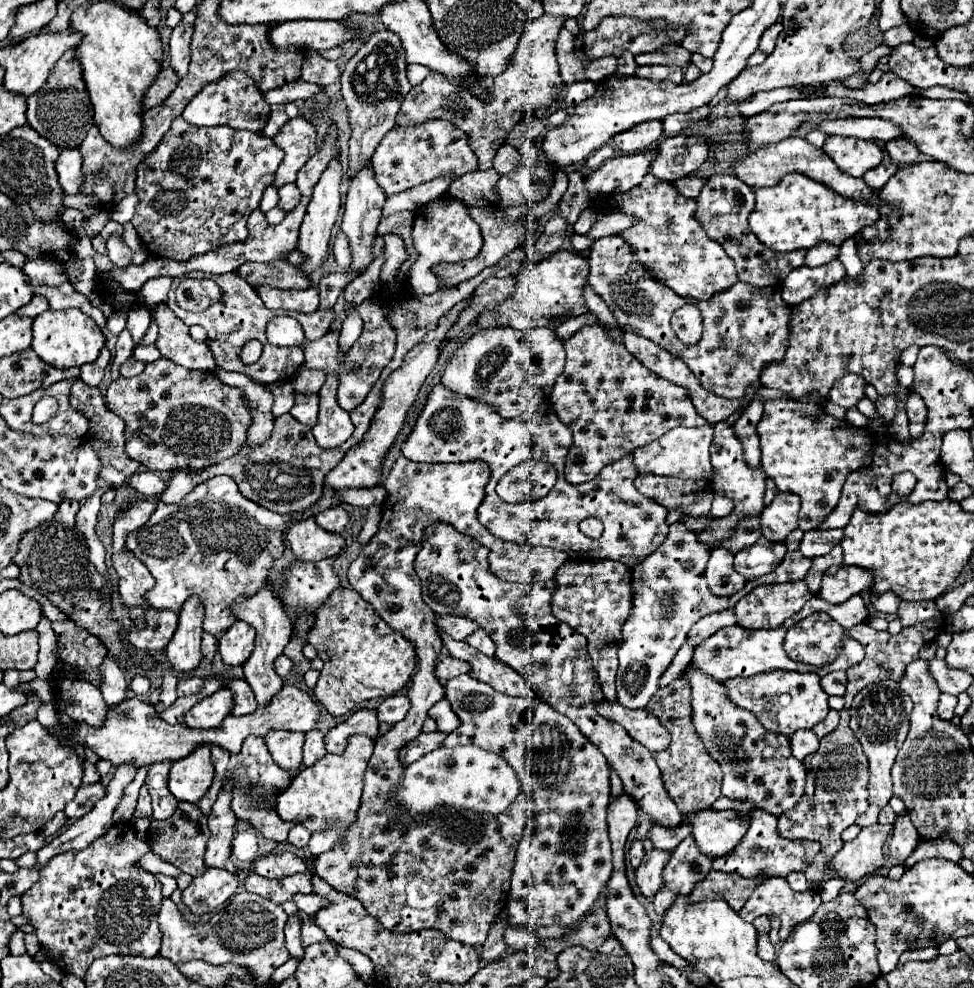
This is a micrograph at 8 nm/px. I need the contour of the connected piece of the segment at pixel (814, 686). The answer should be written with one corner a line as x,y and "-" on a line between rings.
770,670
750,678
730,678
724,686
736,706
750,710
766,730
784,736
792,736
800,728
814,728
814,724
822,722
830,710
828,694
822,690
818,674

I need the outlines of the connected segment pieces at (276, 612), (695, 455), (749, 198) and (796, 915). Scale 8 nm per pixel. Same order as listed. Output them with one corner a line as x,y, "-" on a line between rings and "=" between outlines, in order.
264,586
260,588
256,594
252,596
242,596
242,600
234,600
234,604
230,606
230,612
234,612
234,616
238,620
248,622
250,626
256,628
255,646
251,656
243,664
244,677
250,684
252,690
256,694
256,700
260,706
268,706
268,702
272,700
272,696
282,688
282,680
280,676
274,672
272,662
282,654
284,646
290,640
292,634
292,620
286,614
286,608
280,600
280,596
274,592
274,588
=
678,426
668,430
664,436
658,440
650,442
648,446
638,448
632,454
634,466
638,474
656,474
656,476
682,476
682,478
704,478
710,480
714,470
710,464
710,444
712,444
712,426
696,426
696,428
686,428
=
728,174
710,176
708,184
702,188
696,202
698,202
696,218
704,226
706,234
712,240
720,242
720,246
726,250
726,254
734,260
740,282
746,282
756,288
776,286
776,284
782,284
782,280
790,274
792,268
802,266
806,252
788,252
788,254
770,252
770,248
766,248
754,236
754,232
750,232
748,216
754,210
754,190
750,190
736,176
728,176
=
770,878
752,892
748,902
740,910
740,918
752,922
762,914
778,916
782,920
780,938
786,940
794,926
806,922
816,912
820,902
820,894
814,890
792,892
786,880

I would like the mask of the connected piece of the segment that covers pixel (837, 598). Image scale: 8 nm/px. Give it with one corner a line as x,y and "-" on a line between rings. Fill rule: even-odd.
840,564
826,570
818,596
828,604
842,604
850,596
866,592
870,588
872,588
872,574
868,570

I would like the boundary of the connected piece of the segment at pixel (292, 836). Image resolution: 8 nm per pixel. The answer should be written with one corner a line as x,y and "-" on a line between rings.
296,824
296,826
290,830
290,834
288,834
288,842
294,844
294,846
298,846
298,848
306,848
310,836
312,836
312,834
310,834
306,828
302,828
300,824

